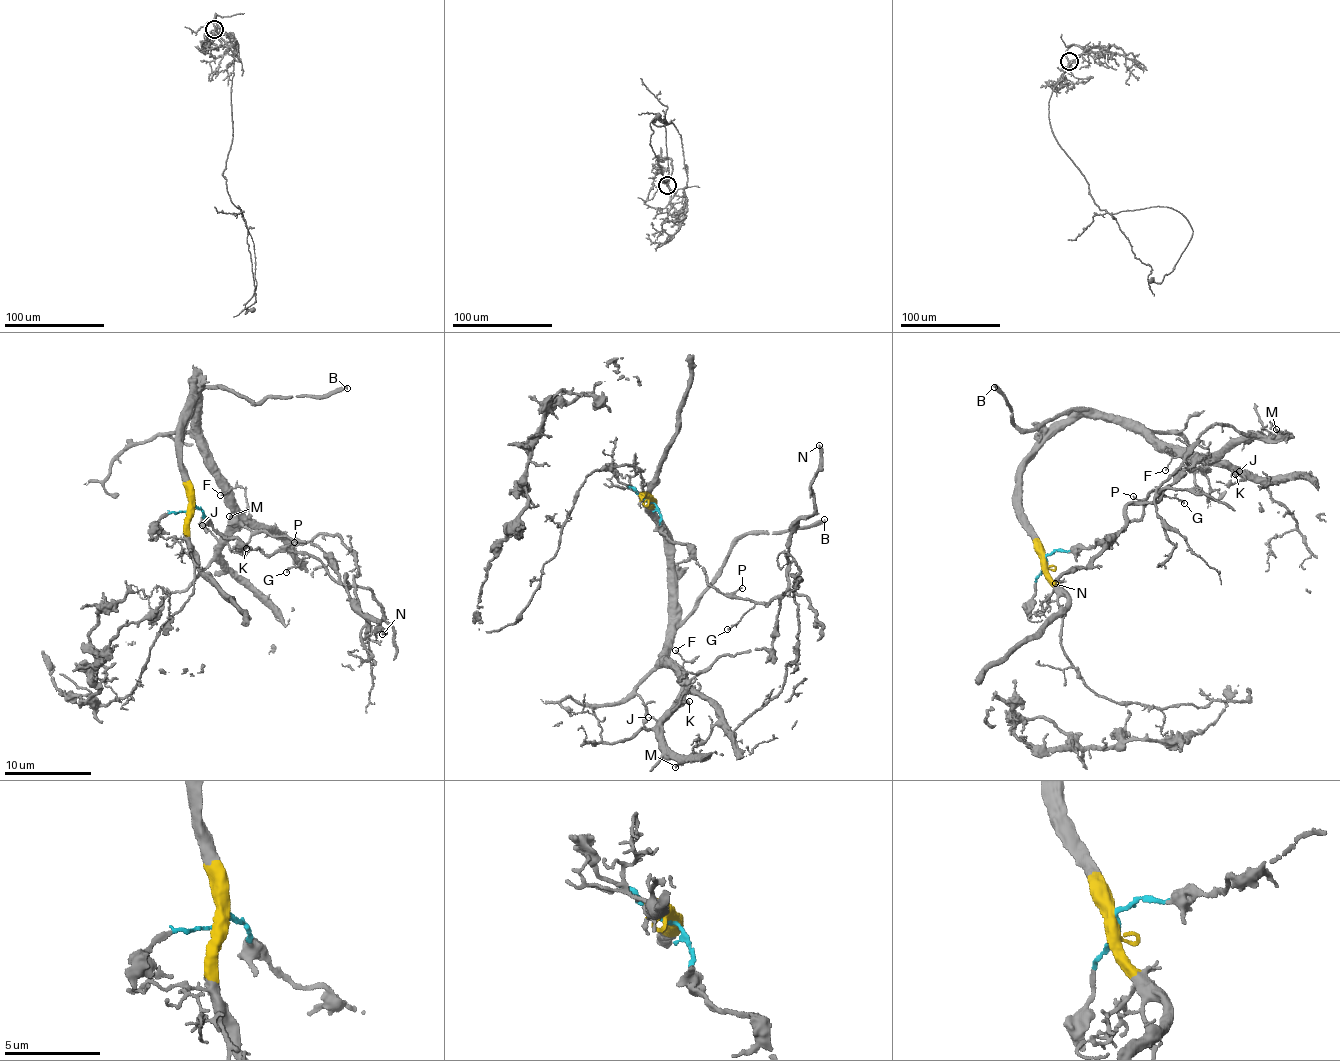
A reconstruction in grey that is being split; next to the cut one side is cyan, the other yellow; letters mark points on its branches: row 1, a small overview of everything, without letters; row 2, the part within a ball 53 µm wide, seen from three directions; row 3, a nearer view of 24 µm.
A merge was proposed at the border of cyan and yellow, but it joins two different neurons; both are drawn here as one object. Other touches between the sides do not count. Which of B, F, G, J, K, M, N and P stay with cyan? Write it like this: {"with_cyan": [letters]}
{"with_cyan": ["G", "N", "P"]}

